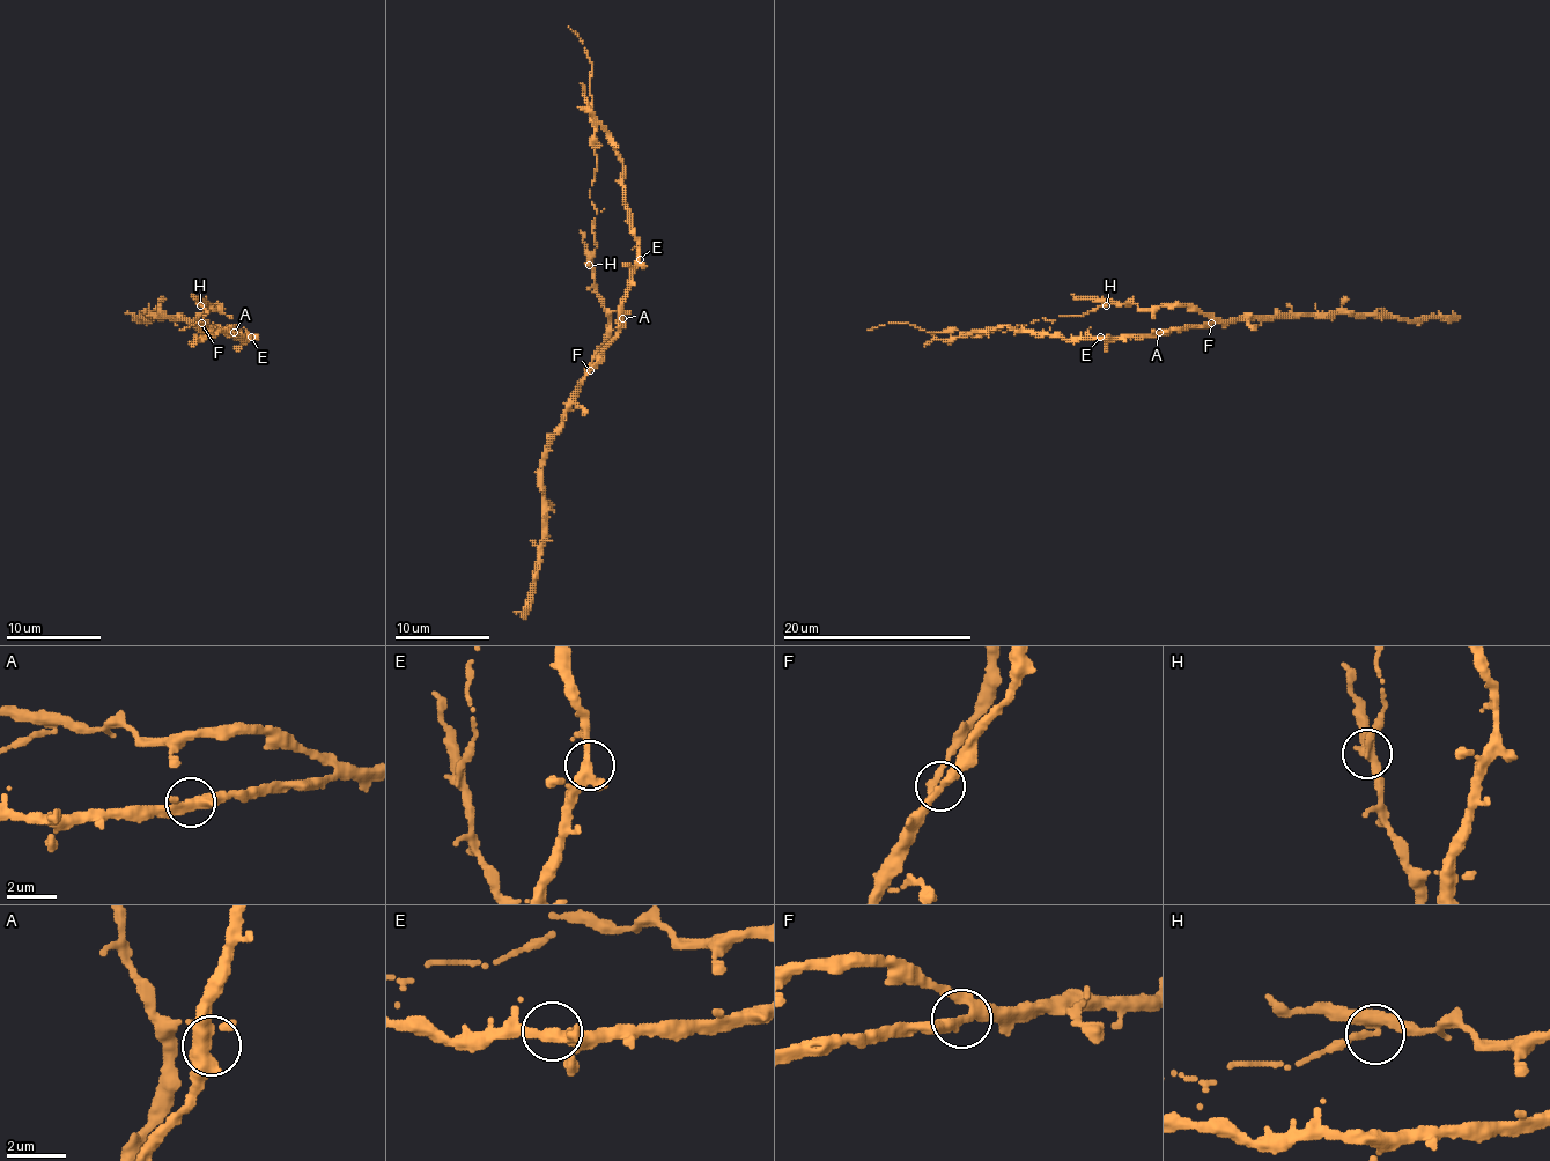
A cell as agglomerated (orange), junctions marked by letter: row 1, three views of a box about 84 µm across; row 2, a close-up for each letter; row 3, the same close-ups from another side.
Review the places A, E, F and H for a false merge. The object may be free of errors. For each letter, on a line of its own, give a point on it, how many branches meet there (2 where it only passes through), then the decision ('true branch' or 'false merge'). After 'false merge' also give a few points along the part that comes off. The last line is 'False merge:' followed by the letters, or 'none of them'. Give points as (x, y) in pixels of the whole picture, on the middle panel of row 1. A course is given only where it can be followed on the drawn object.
A: (622, 318) | 3 | true branch
E: (640, 259) | 3 | true branch
F: (590, 370) | 3 | true branch
H: (589, 265) | 3 | false merge | (590, 266), (597, 246), (597, 209), (590, 192), (597, 171), (592, 63), (568, 27)
False merge: H

